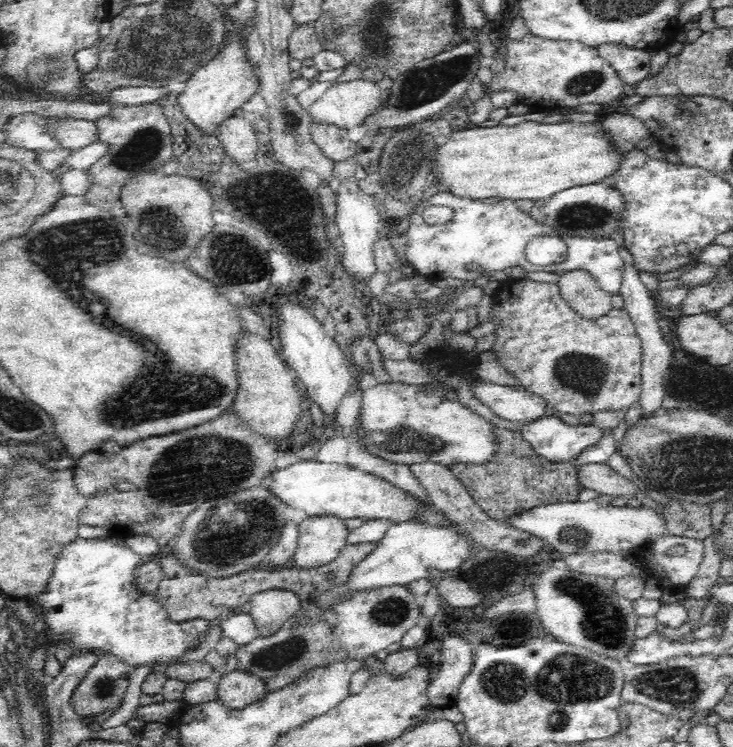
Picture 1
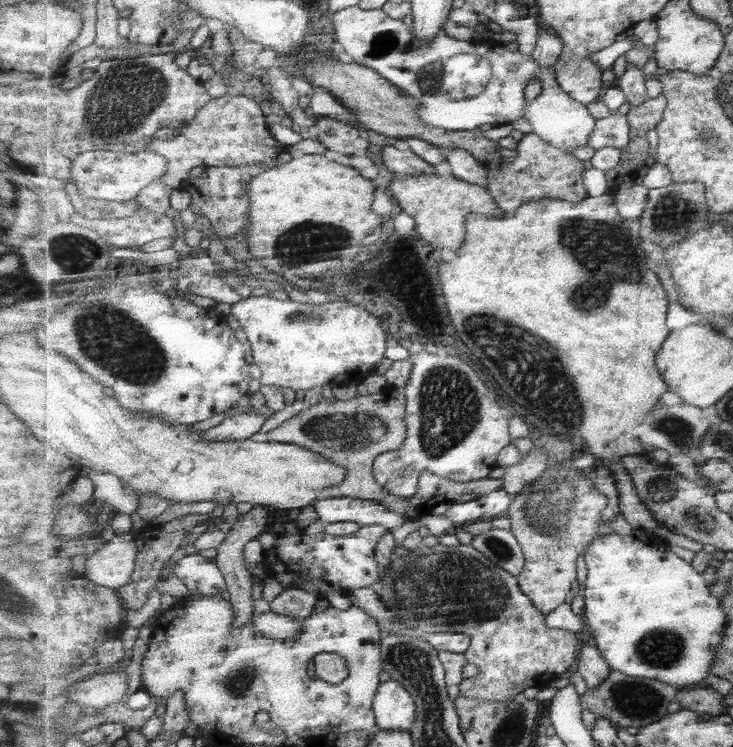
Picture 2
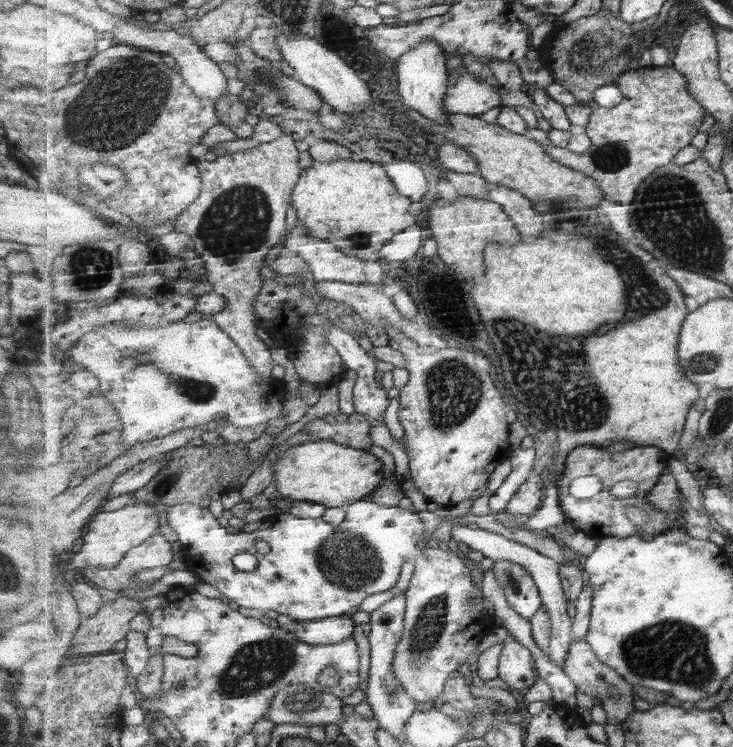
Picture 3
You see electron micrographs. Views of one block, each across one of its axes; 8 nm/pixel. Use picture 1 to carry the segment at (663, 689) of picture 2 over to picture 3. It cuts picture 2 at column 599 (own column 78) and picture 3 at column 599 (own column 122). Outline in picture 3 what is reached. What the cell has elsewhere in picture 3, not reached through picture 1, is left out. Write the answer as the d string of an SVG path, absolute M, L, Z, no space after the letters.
M586 639L573 641L568 649L567 658L562 666L564 672L571 678L577 690L590 694L594 699L600 699L609 724L623 724L627 721L627 718L631 717L633 712L637 712L638 708L635 700L639 699L639 696L634 691L634 685L623 678L614 668L601 662Z

